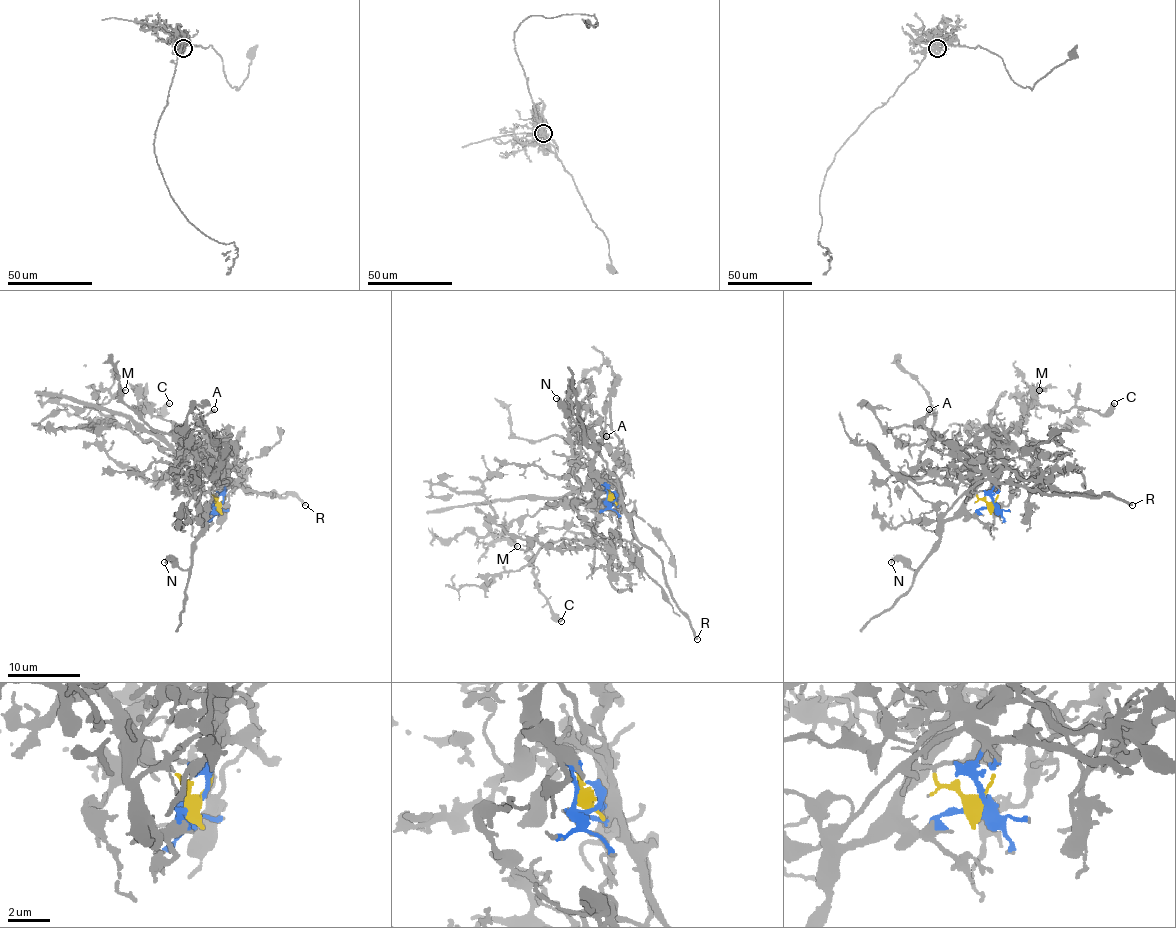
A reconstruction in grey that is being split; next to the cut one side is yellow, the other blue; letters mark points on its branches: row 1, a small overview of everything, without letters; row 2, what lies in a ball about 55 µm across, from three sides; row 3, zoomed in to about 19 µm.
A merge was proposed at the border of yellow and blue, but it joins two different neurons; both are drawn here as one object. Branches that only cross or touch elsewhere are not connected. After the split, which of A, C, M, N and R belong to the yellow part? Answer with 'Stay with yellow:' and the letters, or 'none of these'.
Stay with yellow: N

